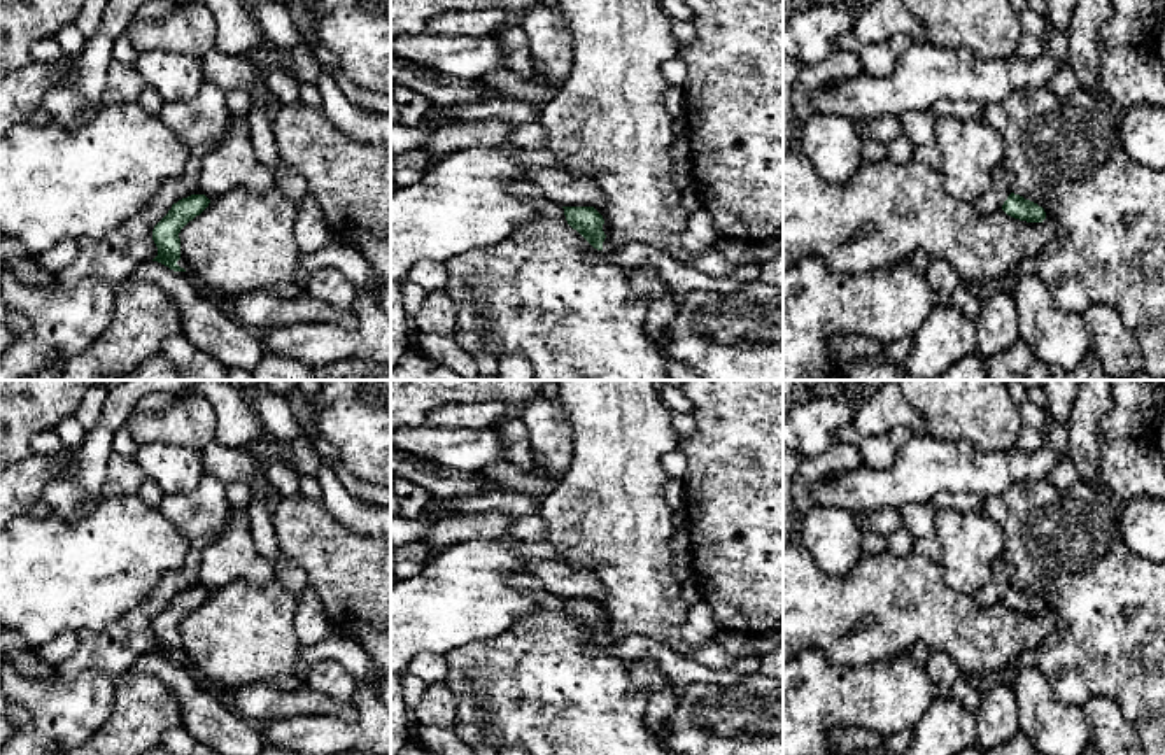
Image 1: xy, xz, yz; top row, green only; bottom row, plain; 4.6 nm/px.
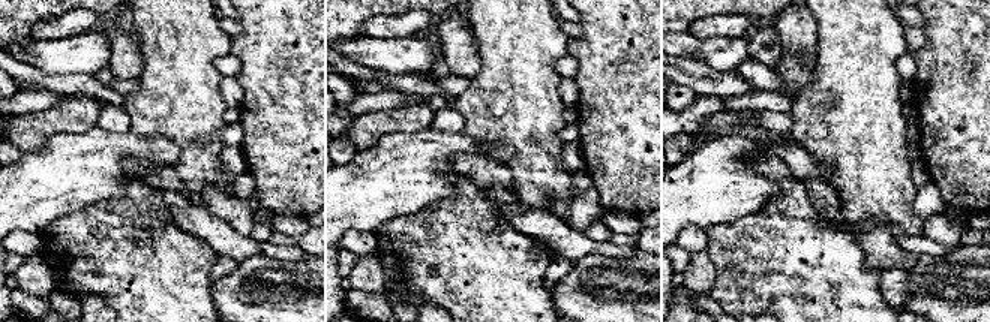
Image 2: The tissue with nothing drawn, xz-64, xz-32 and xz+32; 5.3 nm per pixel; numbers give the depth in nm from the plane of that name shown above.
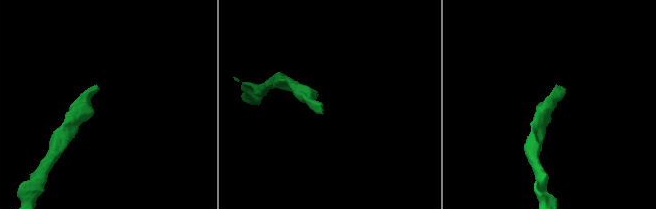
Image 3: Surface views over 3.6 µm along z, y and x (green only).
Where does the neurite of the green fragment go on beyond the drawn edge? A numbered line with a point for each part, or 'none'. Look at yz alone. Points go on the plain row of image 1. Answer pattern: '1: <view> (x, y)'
none

